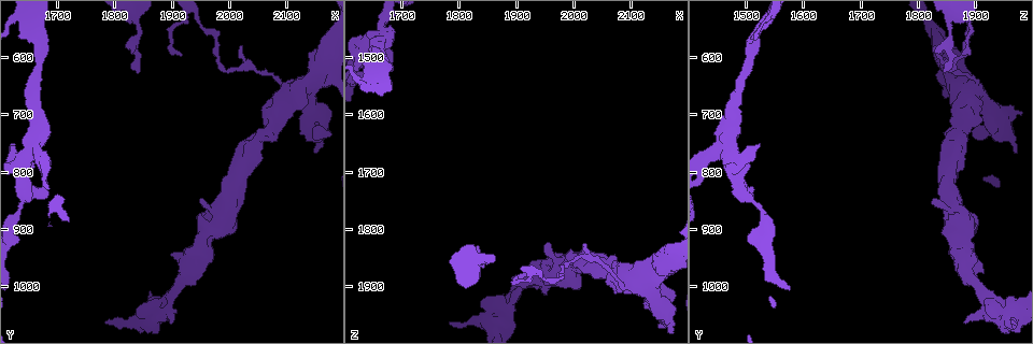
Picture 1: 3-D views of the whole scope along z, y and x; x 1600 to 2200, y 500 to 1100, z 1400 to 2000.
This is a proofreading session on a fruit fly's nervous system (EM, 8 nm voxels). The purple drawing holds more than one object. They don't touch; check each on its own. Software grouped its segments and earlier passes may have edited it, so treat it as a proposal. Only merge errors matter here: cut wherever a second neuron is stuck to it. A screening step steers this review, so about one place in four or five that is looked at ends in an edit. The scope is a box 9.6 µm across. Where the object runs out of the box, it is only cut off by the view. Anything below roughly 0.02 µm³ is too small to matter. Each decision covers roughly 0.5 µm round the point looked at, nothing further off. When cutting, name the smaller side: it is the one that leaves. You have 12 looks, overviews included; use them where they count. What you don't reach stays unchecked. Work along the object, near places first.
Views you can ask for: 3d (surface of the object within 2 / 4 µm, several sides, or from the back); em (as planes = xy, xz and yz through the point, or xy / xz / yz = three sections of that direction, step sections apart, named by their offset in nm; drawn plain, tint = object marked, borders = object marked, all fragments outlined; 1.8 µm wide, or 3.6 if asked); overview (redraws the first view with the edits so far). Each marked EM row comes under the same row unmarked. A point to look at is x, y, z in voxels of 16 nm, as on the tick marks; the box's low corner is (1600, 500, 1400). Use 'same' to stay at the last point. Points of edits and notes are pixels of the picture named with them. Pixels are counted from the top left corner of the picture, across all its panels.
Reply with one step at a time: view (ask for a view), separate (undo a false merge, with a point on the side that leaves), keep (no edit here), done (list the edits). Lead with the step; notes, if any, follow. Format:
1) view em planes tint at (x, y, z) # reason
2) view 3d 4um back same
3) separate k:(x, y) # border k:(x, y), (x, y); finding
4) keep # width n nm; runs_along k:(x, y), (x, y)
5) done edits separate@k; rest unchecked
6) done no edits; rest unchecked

view 3d 4um at (2145, 685, 1930) # thick turns thin

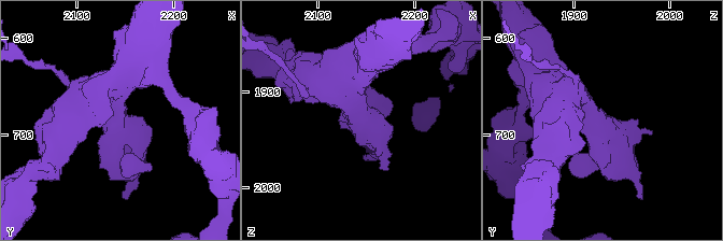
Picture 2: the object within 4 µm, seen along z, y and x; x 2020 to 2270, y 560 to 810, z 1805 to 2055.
view em planes tint at (2146, 686, 1928)

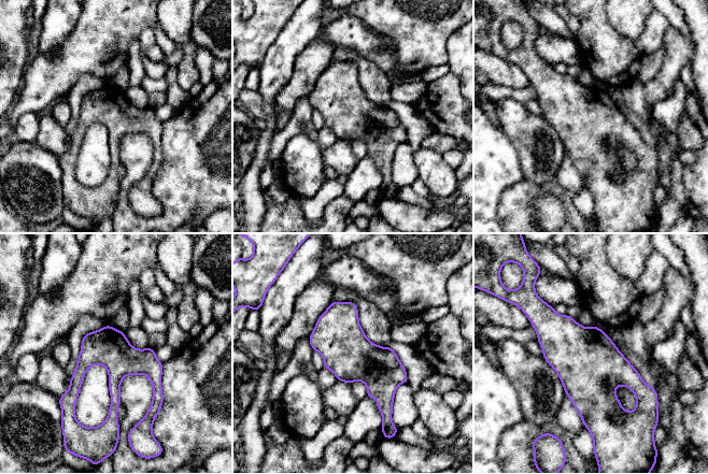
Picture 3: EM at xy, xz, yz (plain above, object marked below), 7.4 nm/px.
keep # width 280 nm; one neuron here

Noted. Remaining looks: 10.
view em planes tint at (1840, 560, 1860) # narrows sharply

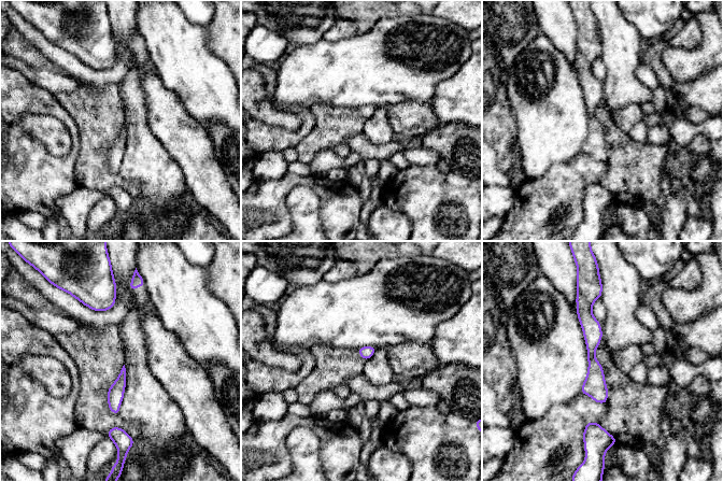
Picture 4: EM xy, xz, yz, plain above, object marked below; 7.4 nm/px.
keep # runs_along 4:(591, 298), (591, 358), (603, 400); one neuron here

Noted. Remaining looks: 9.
view 3d 2um at (1890, 1010, 1910) # thin neck

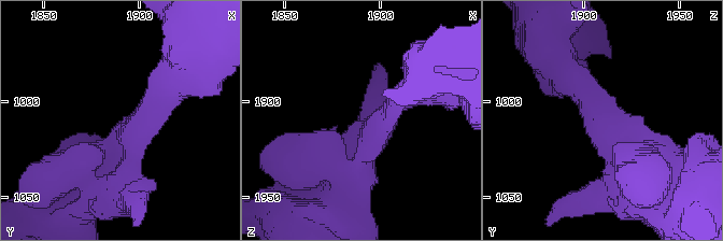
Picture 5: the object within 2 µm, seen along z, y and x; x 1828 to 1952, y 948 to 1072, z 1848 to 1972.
view em planes tint at (1897, 1015, 1915)

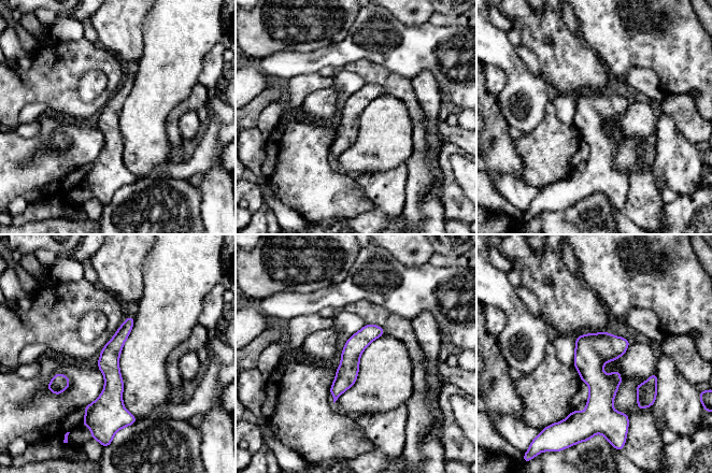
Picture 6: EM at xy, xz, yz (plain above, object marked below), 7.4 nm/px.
keep # one neuron here

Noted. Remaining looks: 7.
view em yz step 16 tint at (1655, 545, 1535) # abrupt turn

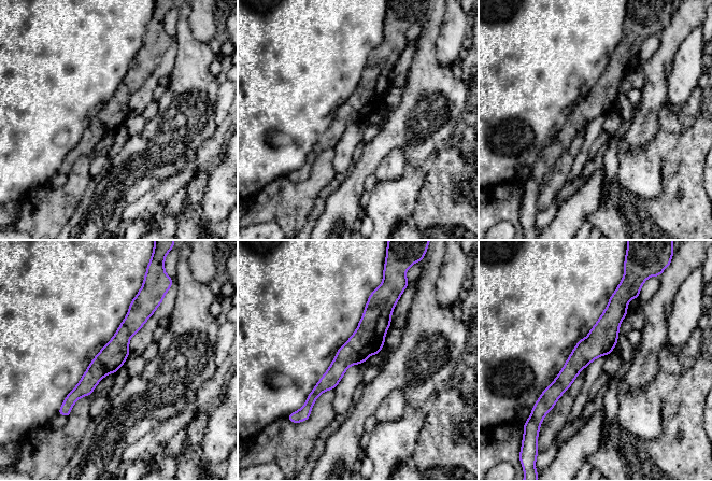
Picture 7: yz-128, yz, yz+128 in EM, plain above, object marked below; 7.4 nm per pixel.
view em planes tint same

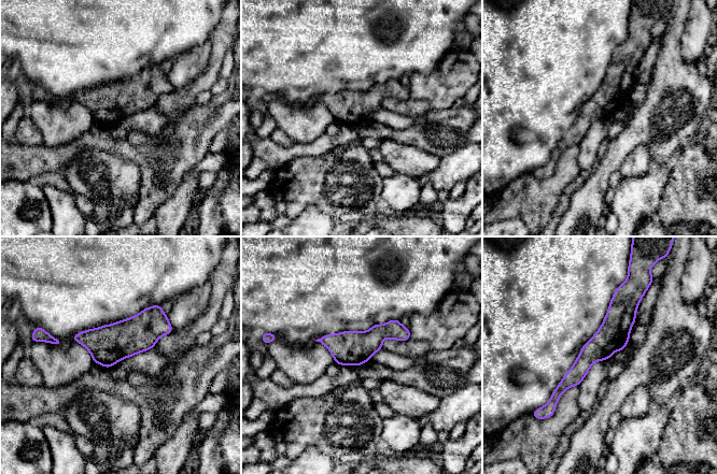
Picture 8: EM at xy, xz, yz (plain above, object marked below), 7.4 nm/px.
keep # runs_along 8:(619, 295), (615, 330), (554, 399); one neuron here

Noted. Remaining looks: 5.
view em xz step 8 tint at (1660, 745, 1475) # four-way junction

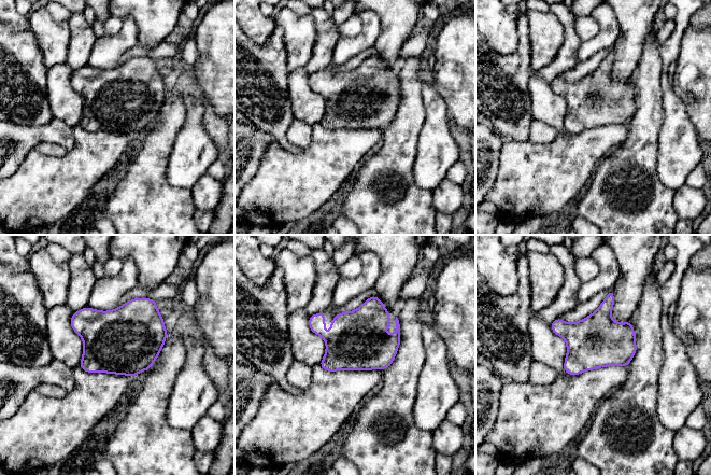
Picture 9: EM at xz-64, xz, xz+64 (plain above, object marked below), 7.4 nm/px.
keep # continuous, no second neuron

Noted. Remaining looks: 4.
done no edits; rest unchecked

